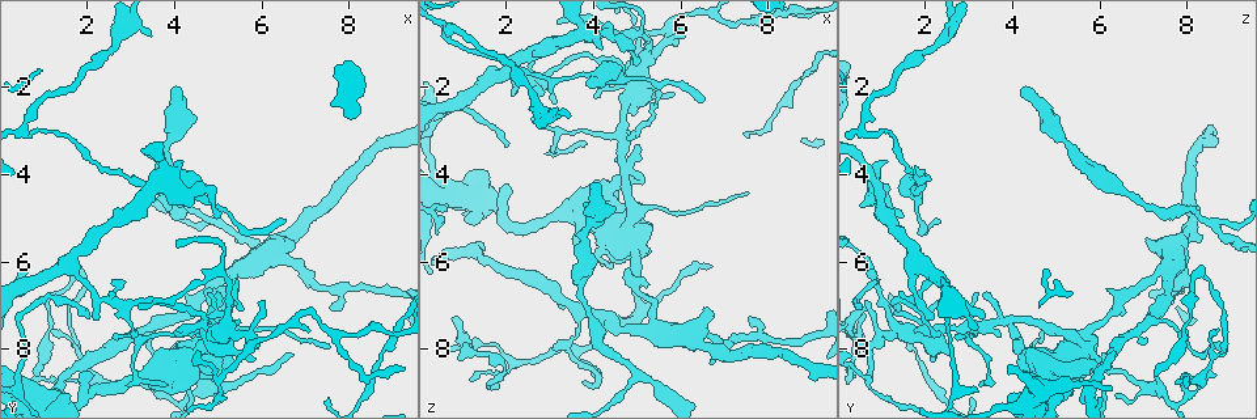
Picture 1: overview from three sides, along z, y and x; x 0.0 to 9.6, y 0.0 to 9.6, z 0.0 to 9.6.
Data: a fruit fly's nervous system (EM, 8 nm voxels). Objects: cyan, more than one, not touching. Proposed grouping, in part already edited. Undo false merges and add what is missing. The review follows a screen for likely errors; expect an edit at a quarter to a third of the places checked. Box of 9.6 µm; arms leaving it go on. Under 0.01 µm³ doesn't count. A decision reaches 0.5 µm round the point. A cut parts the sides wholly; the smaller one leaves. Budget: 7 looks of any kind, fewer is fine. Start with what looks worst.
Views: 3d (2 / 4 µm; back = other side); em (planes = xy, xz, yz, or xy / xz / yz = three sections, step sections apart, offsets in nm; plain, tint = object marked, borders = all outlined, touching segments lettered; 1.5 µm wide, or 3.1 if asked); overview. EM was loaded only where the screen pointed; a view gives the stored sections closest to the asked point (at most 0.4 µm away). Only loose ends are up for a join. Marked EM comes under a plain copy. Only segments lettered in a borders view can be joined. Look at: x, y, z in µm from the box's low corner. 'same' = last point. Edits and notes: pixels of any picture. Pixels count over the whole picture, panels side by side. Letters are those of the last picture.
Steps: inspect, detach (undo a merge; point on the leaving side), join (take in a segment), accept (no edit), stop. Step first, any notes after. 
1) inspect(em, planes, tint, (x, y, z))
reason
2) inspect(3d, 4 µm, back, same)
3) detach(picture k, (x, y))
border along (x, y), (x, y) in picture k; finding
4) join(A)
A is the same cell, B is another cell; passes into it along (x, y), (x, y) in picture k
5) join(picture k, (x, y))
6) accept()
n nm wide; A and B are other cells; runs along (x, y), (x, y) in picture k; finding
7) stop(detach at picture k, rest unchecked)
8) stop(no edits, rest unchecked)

inspect(em, planes, borders, (0.85, 8.65, 7.25))
thin end

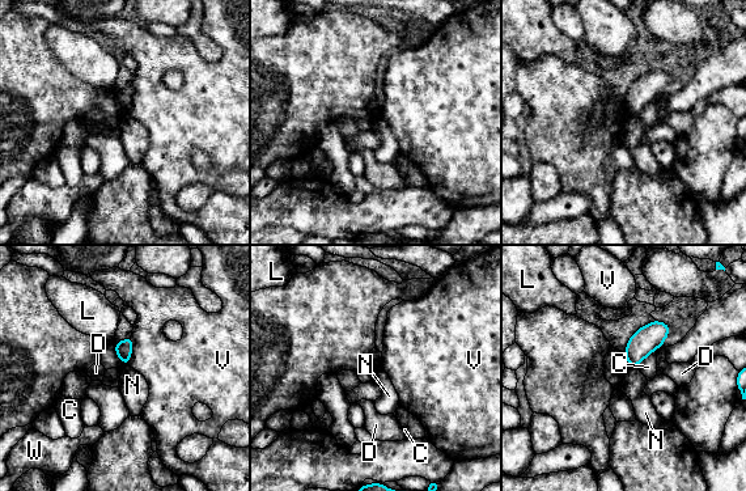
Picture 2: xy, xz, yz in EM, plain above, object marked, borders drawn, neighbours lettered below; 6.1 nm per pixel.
accept()
V touches over 190 nm; C, D, L, N, V and W are other cells; border along (628, 364), (638, 368) in picture 2; none of them fits

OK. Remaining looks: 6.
inspect(3d, 4 µm, (0.60, 3.15, 0.75))
abrupt turn

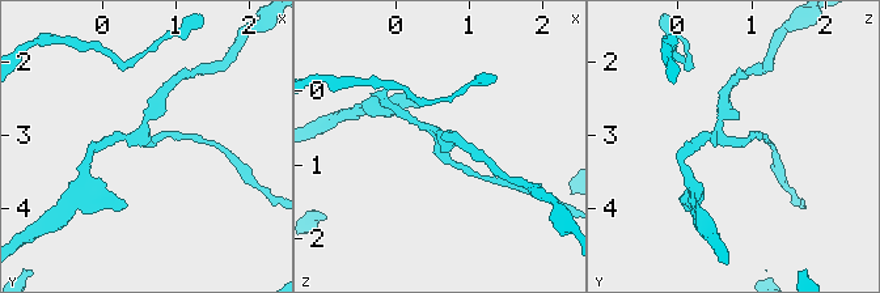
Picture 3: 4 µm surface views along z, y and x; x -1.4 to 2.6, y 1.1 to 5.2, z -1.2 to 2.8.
inspect(em, planes, borders, (0.60, 3.15, 0.70))

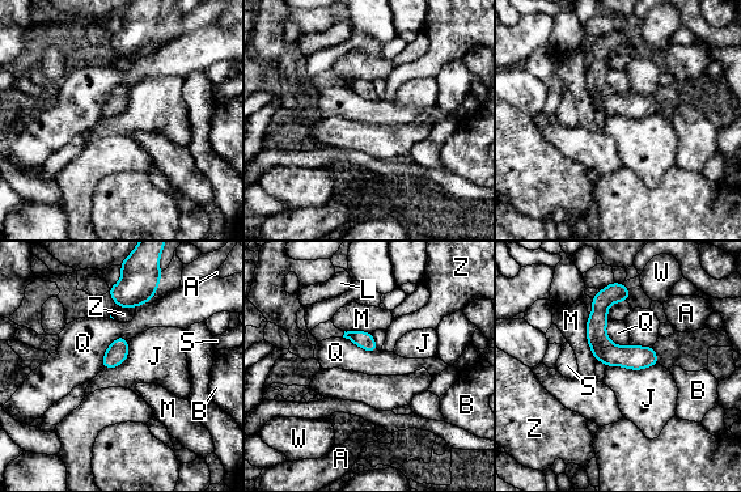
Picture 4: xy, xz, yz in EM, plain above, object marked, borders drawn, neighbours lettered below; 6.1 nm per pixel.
accept()
140 nm wide; A, B, J, L, M, Q, S, W and Z are other cells; runs along (614, 288), (600, 338), (653, 361) in picture 4; continuous, no second cell

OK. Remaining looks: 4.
inspect(3d, 4 µm, (7.80, 6.60, 7.70))

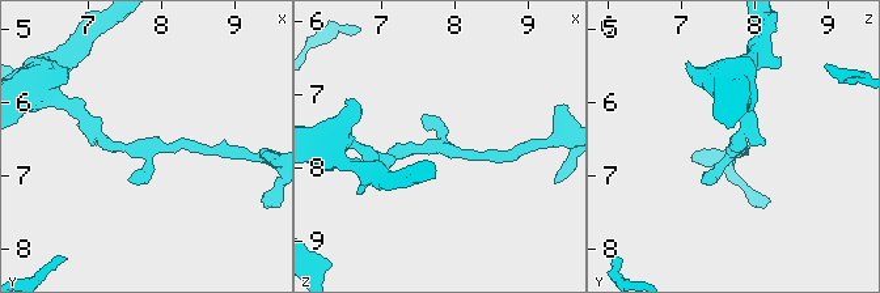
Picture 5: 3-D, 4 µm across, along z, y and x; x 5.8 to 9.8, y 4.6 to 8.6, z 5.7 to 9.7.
inspect(em, planes, borders, (7.80, 6.60, 7.70))

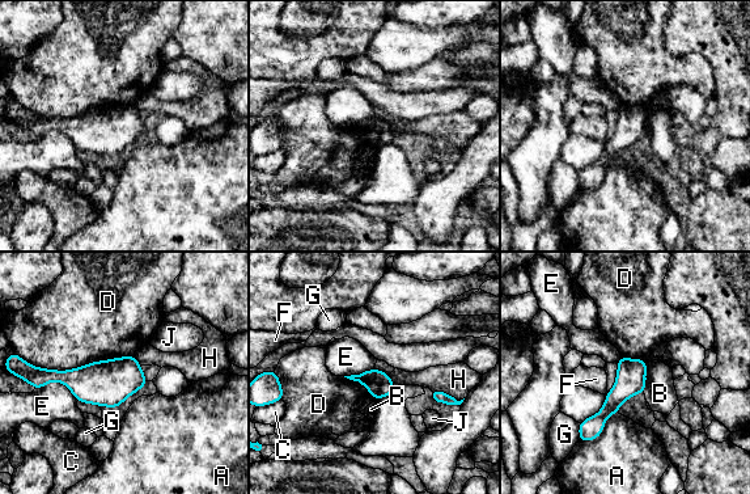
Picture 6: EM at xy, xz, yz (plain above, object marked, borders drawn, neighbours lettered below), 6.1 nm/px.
accept()
D touches over 700 nm; A, B, C, D, E, F, G, H and J are other cells; runs along (642, 363), (583, 438) in picture 6; all the same cell

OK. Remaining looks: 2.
stop(no edits, rest unchecked)

